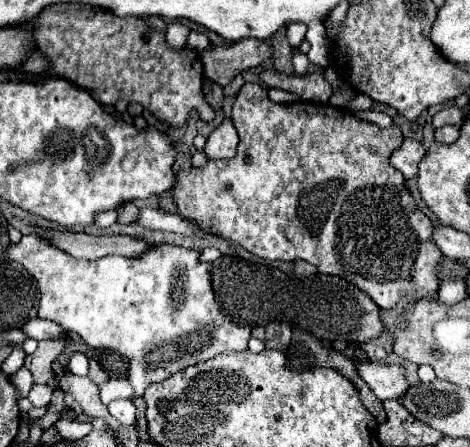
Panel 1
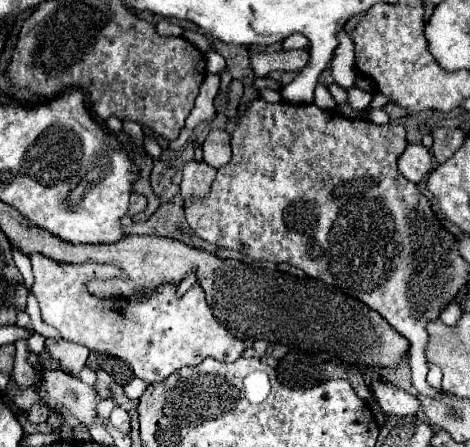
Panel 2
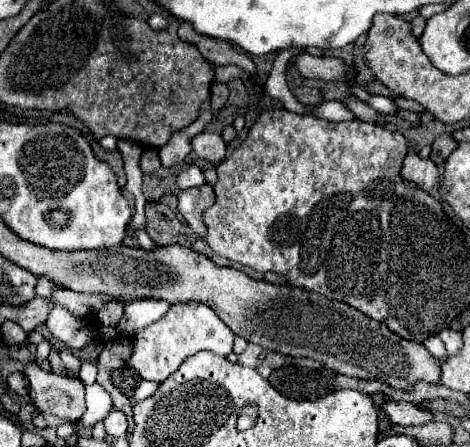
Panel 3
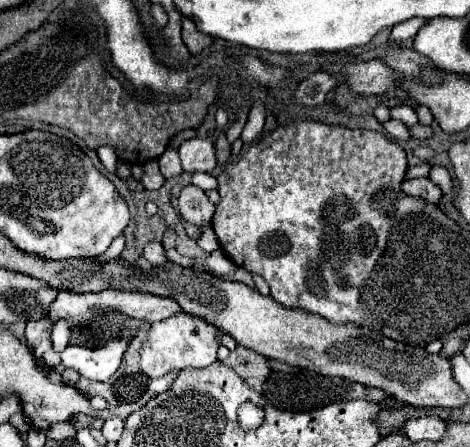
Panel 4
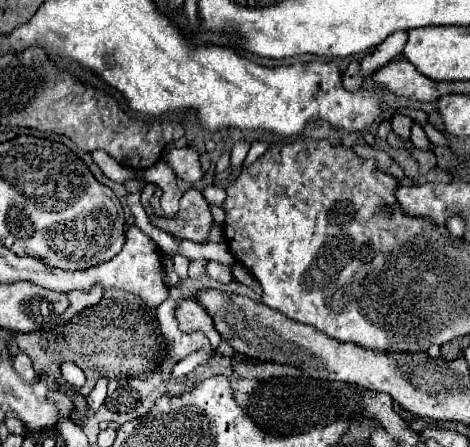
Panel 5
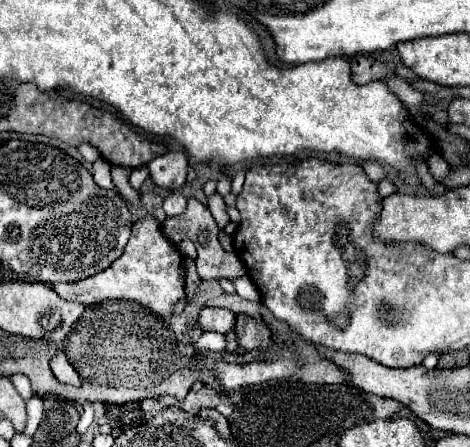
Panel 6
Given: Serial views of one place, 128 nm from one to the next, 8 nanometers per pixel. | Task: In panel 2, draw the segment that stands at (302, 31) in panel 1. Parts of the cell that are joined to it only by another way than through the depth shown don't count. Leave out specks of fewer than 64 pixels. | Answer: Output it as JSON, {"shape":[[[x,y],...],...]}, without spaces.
{"shape":[[[294,34],[294,36],[288,36],[282,44],[282,50],[296,50],[296,48],[306,48],[308,40],[302,36],[302,34]]]}

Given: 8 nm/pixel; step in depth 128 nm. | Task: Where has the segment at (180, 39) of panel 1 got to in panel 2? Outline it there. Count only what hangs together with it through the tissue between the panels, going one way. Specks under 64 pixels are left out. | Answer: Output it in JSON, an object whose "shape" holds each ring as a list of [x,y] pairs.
{"shape":[[[160,20],[156,24],[156,30],[162,36],[180,36],[182,34],[182,28],[178,24],[172,24],[172,22],[166,22],[166,20]]]}

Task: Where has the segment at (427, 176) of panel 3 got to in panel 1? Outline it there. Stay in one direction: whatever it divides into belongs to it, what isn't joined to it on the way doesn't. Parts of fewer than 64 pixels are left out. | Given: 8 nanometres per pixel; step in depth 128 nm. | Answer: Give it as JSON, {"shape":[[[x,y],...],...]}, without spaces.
{"shape":[[[406,138],[404,144],[390,156],[390,164],[404,174],[404,178],[414,178],[418,172],[418,164],[424,158],[426,150],[418,140]]]}

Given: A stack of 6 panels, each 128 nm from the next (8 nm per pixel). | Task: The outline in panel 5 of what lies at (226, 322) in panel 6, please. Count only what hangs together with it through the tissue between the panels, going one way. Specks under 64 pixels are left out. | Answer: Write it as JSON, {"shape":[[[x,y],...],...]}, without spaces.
{"shape":[[[182,300],[178,306],[178,322],[182,332],[204,332],[212,348],[220,344],[220,334],[216,332],[212,316],[196,300]]]}

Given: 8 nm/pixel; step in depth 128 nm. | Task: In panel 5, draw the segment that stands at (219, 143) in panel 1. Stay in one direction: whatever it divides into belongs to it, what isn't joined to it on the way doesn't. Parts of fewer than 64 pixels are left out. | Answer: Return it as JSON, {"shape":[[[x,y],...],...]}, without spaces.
{"shape":[[[172,148],[164,152],[160,160],[164,160],[164,164],[168,164],[176,172],[176,178],[184,182],[196,182],[202,178],[198,152],[192,148]]]}

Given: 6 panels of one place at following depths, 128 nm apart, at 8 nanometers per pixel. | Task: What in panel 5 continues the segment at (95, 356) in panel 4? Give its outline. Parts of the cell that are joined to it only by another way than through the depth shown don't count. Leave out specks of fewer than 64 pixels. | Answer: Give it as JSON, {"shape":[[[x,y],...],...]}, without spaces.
{"shape":[[[100,378],[98,384],[96,384],[96,388],[90,392],[90,396],[86,396],[86,404],[88,404],[94,412],[104,404],[106,388],[108,388],[108,380],[106,380],[106,378]]]}

